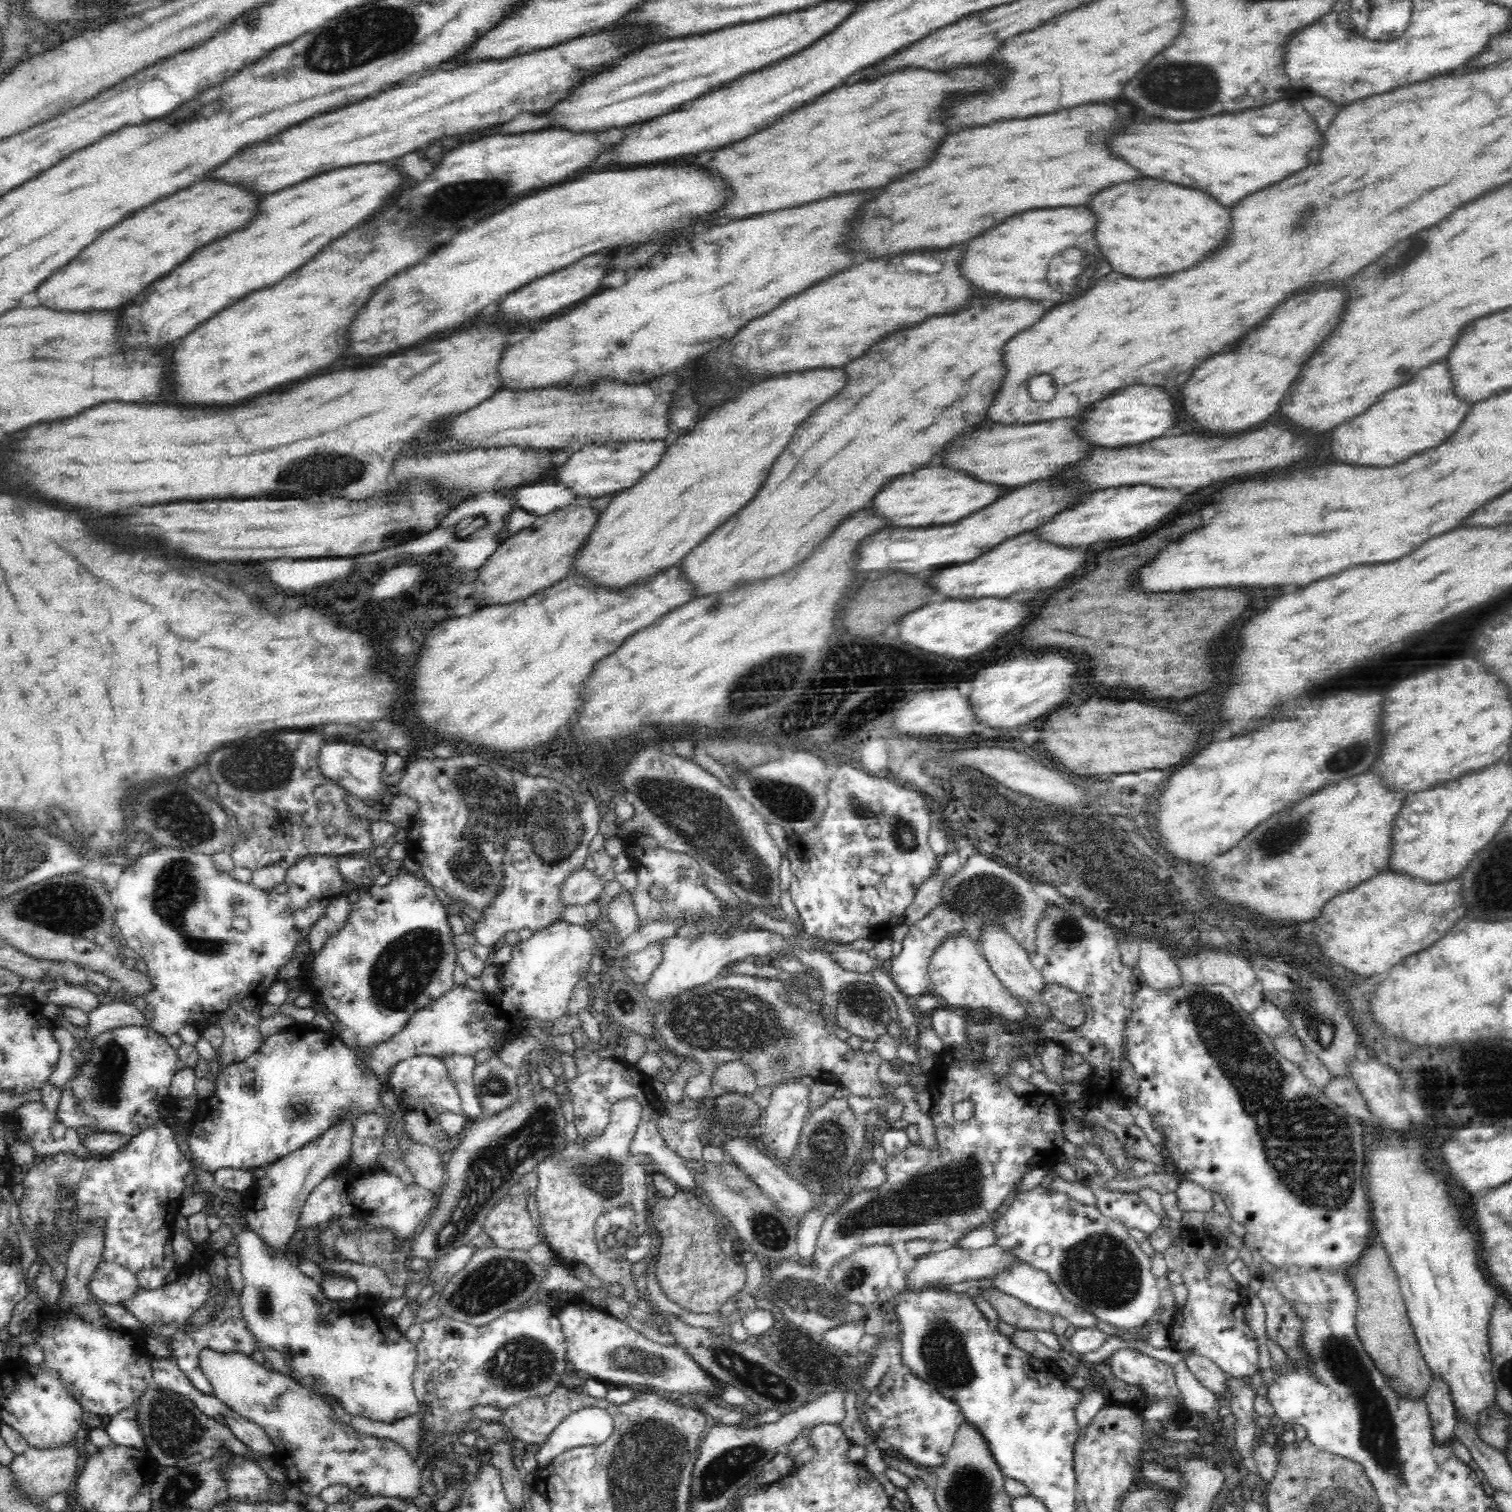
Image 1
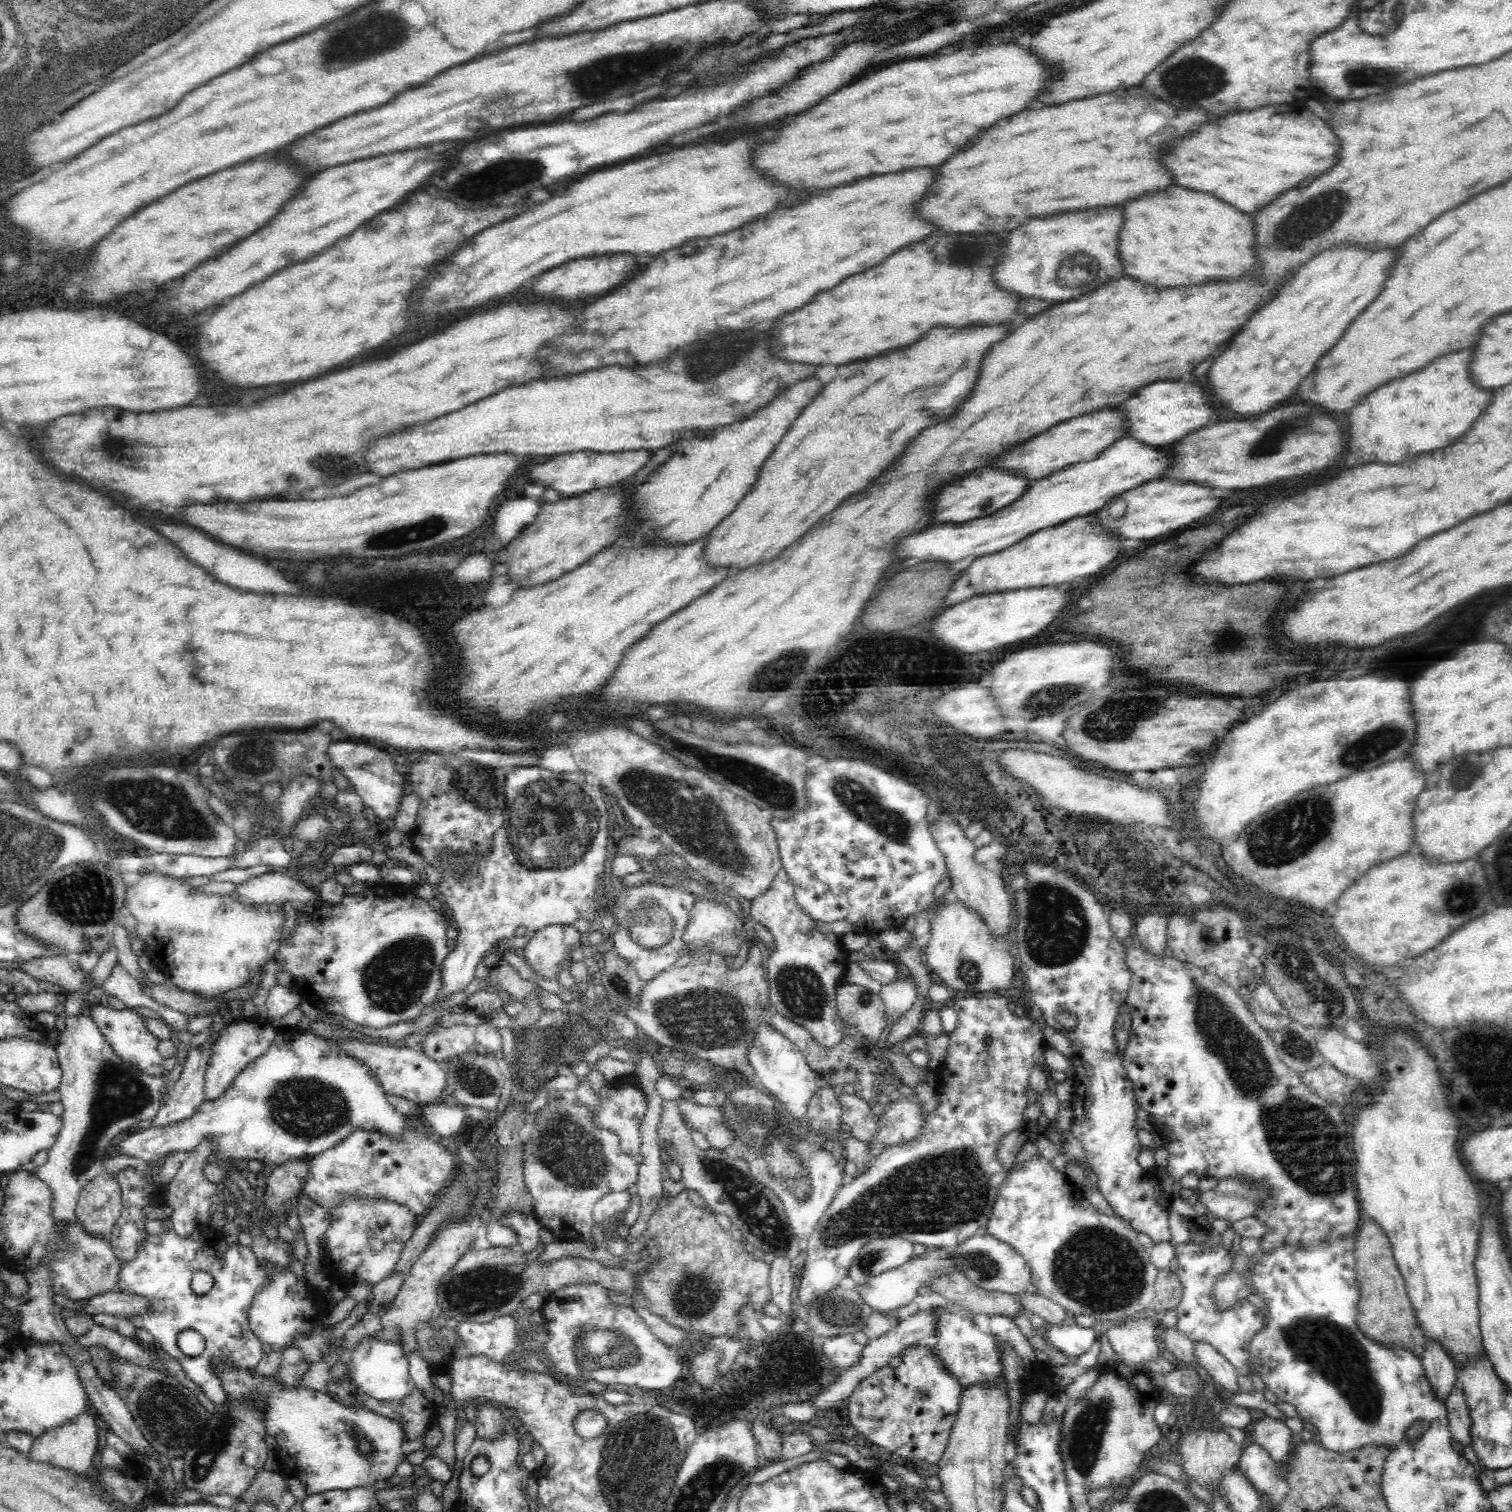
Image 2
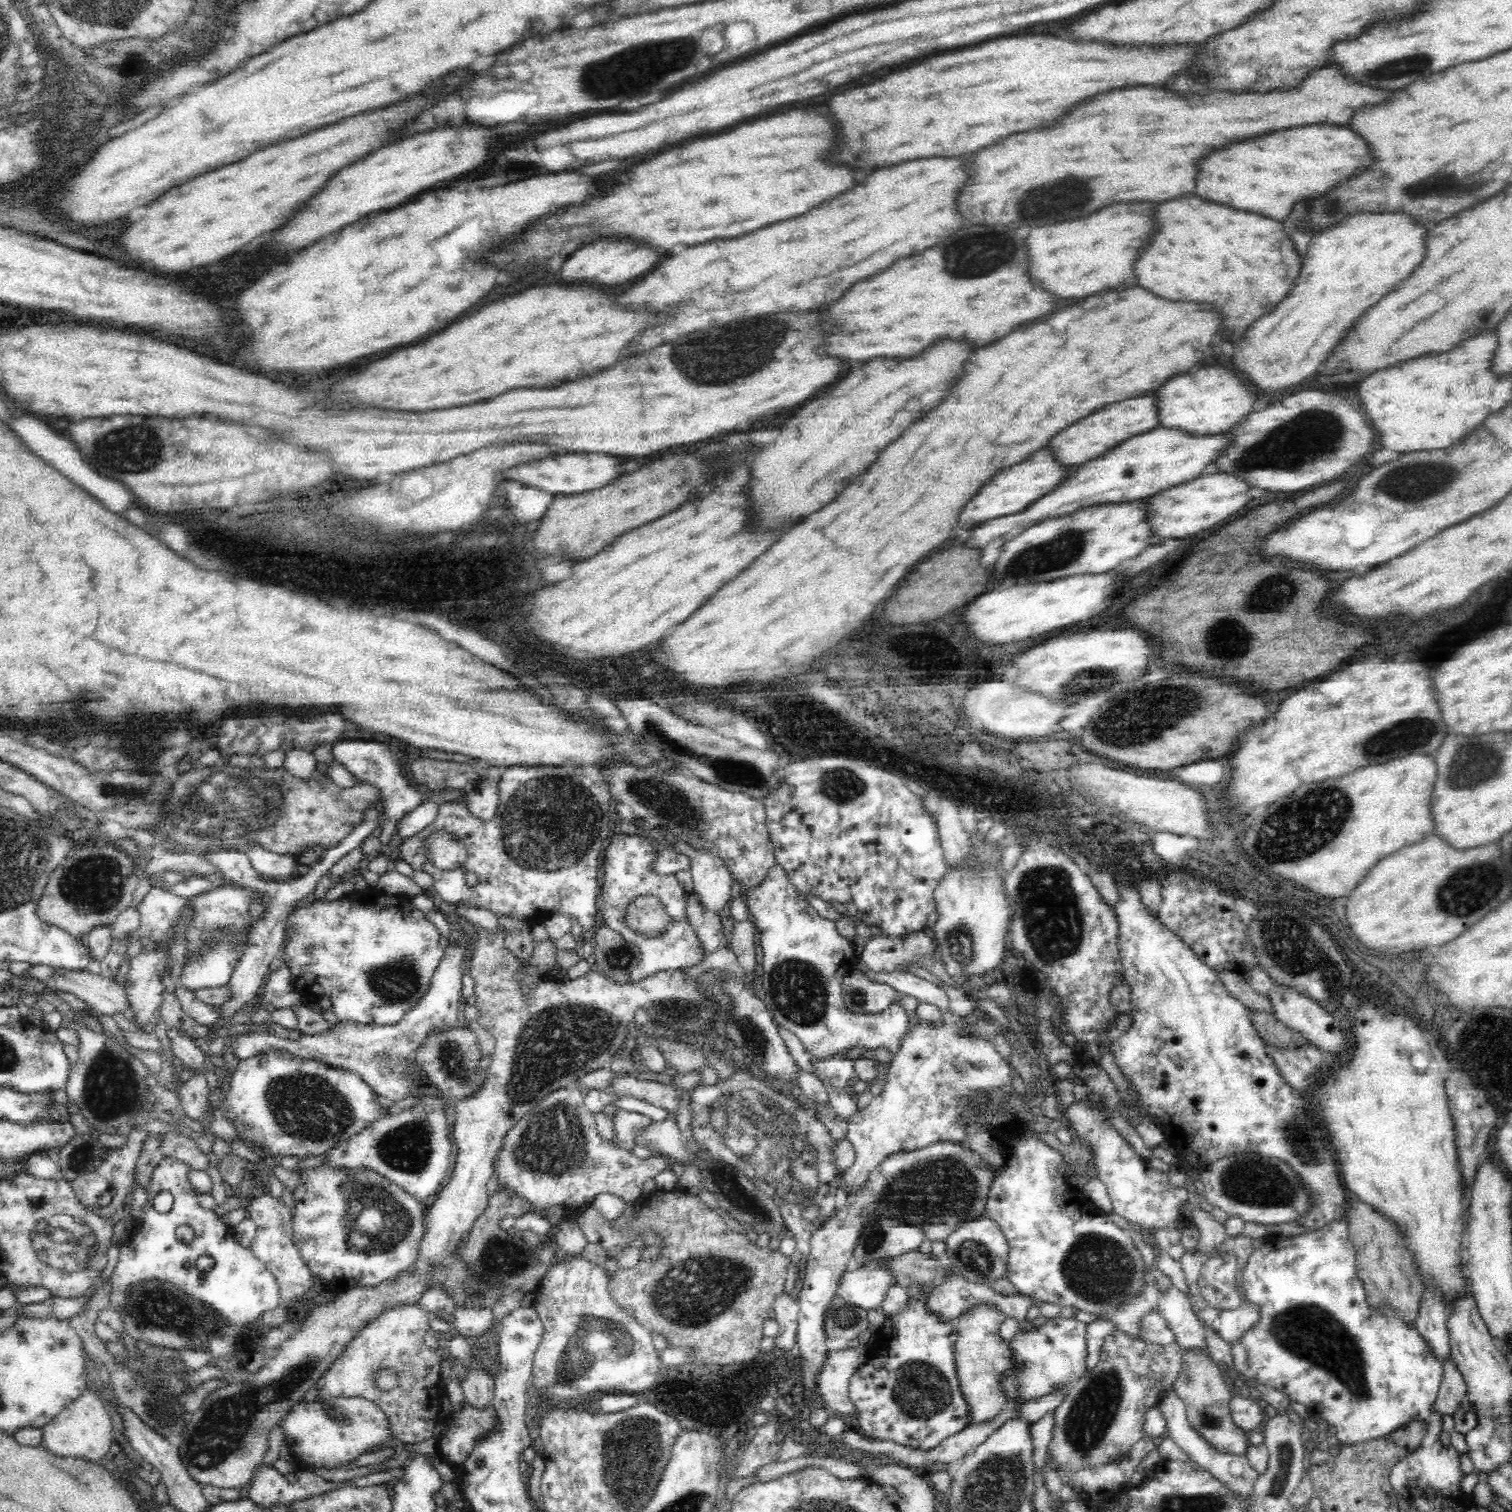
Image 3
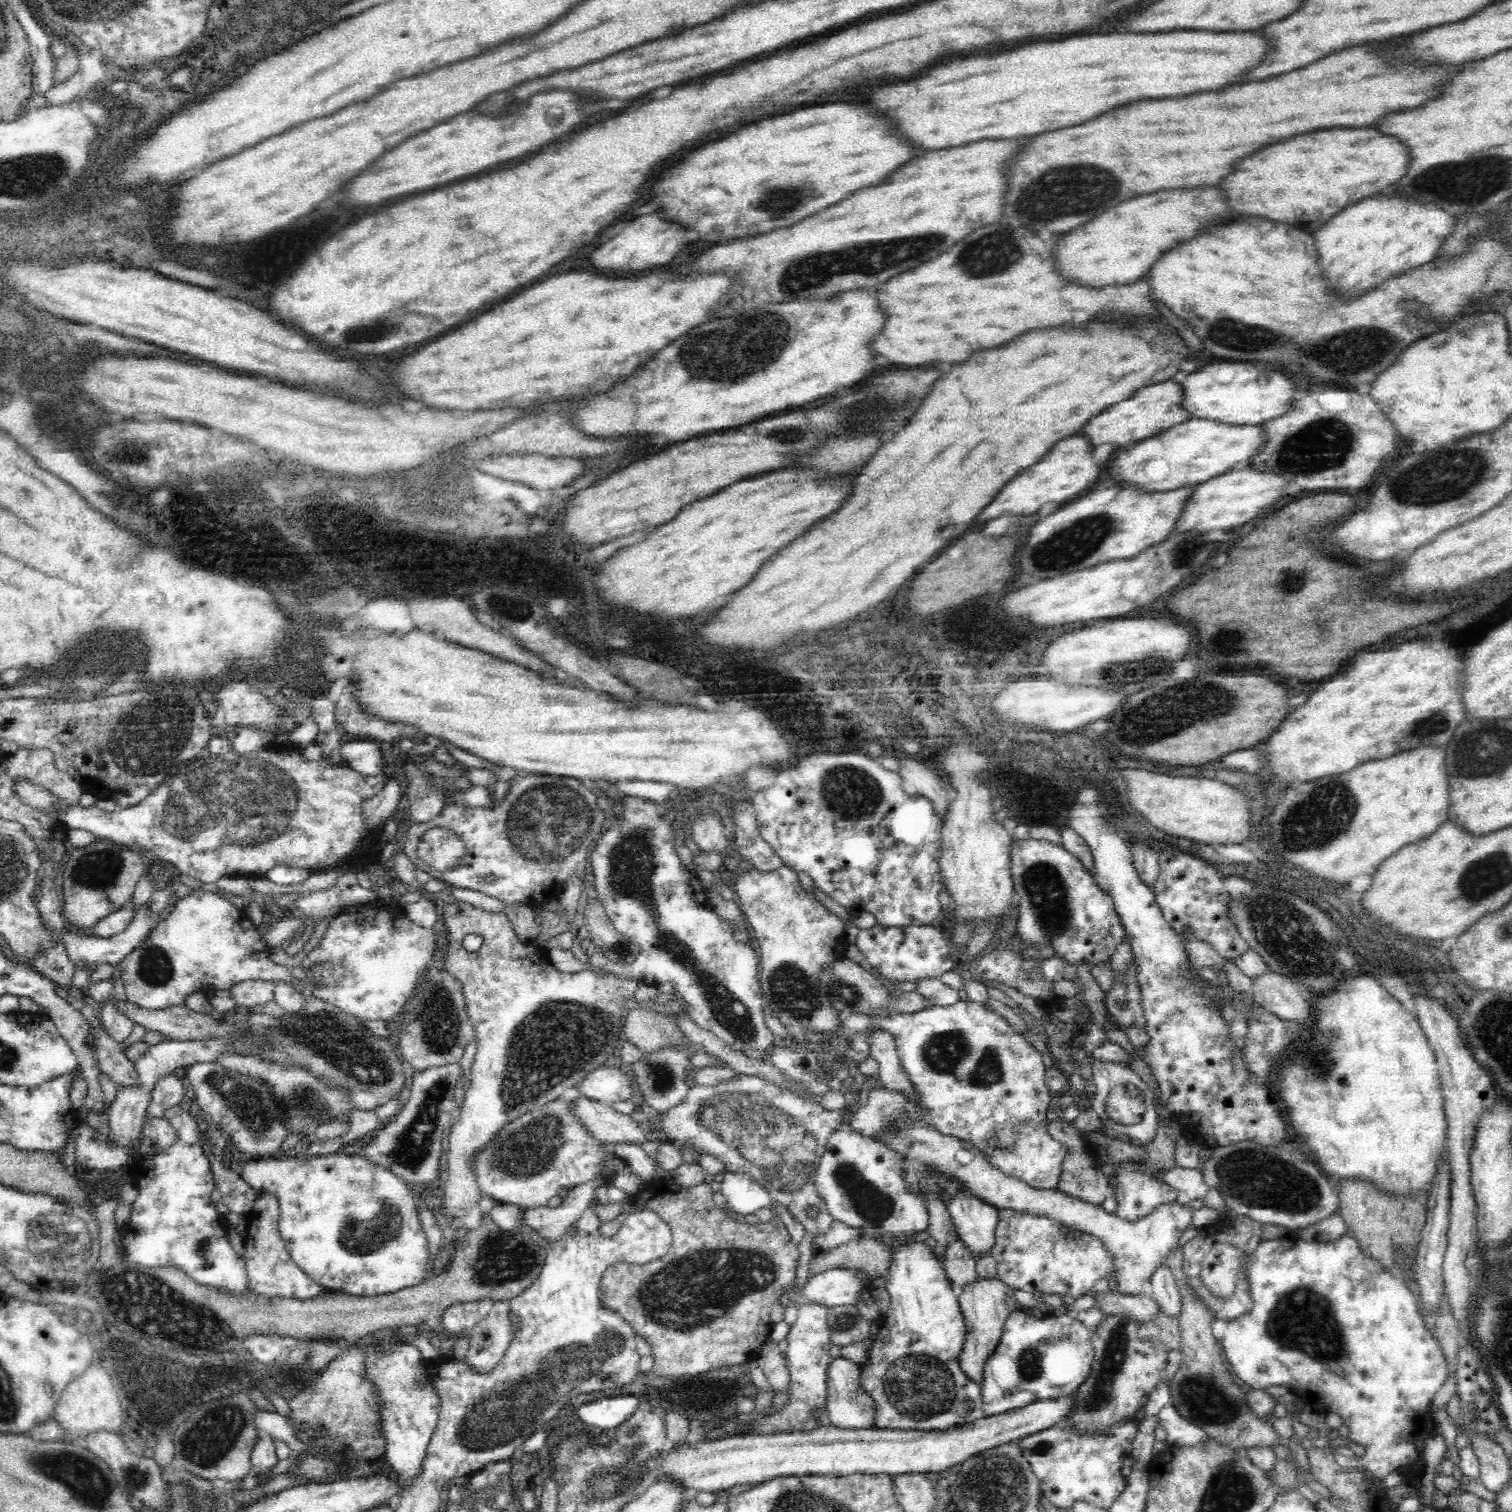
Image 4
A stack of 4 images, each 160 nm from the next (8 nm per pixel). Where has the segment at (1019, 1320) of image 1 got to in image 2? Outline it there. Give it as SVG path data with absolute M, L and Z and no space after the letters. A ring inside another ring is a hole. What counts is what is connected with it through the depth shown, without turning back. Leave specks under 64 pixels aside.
M956 1271L946 1275L945 1277L938 1277L931 1282L931 1289L934 1293L940 1294L948 1300L948 1303L957 1304L964 1307L968 1312L976 1314L987 1315L1004 1315L1014 1320L1016 1315L1022 1313L1022 1315L1034 1317L1028 1309L1024 1309L1020 1296L1000 1293L997 1291L988 1291L984 1288L976 1286L964 1273Z

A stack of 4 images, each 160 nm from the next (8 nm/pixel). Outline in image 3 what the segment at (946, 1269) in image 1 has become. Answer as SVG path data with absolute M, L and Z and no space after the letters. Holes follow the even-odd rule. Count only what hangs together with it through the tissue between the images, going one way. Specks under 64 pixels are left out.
M887 1268L847 1270L840 1281L836 1296L868 1311L882 1308L891 1287L898 1285Z

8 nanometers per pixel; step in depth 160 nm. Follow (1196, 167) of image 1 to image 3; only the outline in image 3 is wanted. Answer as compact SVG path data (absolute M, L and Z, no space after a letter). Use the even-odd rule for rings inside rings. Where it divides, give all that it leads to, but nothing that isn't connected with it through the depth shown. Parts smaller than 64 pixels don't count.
M1312 124L1312 126L1306 126L1306 128L1290 128L1290 130L1286 130L1286 132L1292 132L1292 134L1286 136L1284 132L1272 132L1270 136L1260 136L1258 140L1246 140L1246 144L1234 144L1234 148L1226 148L1226 152L1218 152L1218 156L1210 156L1210 160L1206 160L1206 164L1202 164L1202 176L1198 176L1196 194L1198 194L1200 198L1210 200L1210 202L1216 202L1216 204L1224 204L1224 206L1232 206L1232 208L1238 208L1238 210L1256 212L1256 214L1268 216L1268 218L1272 218L1272 220L1284 220L1284 218L1290 214L1292 204L1296 204L1296 202L1304 202L1304 204L1306 204L1306 202L1322 196L1322 194L1326 194L1332 186L1344 182L1354 170L1356 170L1356 174L1358 174L1358 170L1360 170L1362 166L1368 166L1368 164L1372 164L1372 160L1374 160L1374 158L1370 156L1370 152L1368 152L1366 142L1364 142L1358 134L1354 134L1352 130L1342 128L1342 126L1324 124L1324 128L1322 128L1322 126L1318 126L1318 124Z

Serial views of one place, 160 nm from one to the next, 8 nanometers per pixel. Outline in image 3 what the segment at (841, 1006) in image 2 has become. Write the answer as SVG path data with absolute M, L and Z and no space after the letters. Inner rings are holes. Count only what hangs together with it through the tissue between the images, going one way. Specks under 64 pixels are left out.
M854 969L843 978L841 987L845 1006L861 1015L880 1014L892 1002L899 1000L899 1004L912 1016L919 1003L916 997L899 993L886 984L873 982L871 977L868 978Z

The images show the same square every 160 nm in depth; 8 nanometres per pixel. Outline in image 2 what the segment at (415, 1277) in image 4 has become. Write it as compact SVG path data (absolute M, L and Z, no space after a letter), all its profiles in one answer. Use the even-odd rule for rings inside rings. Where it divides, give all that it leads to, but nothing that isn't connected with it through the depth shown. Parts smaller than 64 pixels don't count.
M354 1197L330 1210L334 1222L322 1238L322 1266L326 1276L340 1288L350 1289L358 1280L378 1284L390 1276L403 1248L413 1236L416 1217L406 1206L385 1200L361 1200Z

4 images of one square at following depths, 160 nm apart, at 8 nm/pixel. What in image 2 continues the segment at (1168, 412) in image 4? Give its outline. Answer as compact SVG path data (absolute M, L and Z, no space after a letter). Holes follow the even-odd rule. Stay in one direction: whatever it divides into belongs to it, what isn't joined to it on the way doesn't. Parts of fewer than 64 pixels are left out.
M1114 410L1090 412L1086 416L1078 416L1074 420L1065 420L1040 432L1040 434L1016 444L1008 450L1008 456L1002 456L998 464L990 464L992 468L1004 469L1012 475L1026 476L1028 480L1037 481L1056 472L1066 469L1070 465L1094 460L1104 452L1113 442L1122 439L1122 414Z

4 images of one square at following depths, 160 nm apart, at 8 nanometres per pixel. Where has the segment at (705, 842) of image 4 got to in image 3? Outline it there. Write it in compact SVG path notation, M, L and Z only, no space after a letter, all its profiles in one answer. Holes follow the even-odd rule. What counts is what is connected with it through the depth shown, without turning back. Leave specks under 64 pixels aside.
M679 845L674 851L690 859L689 872L692 874L695 893L698 901L706 911L710 911L718 918L727 913L724 911L733 898L731 894L732 877L724 866L724 861L708 851L696 851L688 845Z

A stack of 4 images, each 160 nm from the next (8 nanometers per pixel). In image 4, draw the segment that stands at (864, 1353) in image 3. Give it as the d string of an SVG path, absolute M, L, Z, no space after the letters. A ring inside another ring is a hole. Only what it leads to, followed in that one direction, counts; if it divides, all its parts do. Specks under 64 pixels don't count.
M837 1357L830 1361L826 1374L826 1402L824 1410L827 1411L829 1424L842 1429L860 1430L870 1428L874 1422L874 1403L862 1391L858 1378L861 1365L844 1358Z

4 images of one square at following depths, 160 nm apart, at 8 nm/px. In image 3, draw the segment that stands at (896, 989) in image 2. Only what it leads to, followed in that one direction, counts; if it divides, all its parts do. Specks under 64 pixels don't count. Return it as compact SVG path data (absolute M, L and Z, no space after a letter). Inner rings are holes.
M779 864L770 868L766 878L757 887L747 890L744 901L748 907L750 919L755 924L759 948L764 948L759 959L764 960L764 966L759 966L759 970L764 972L764 976L758 976L759 995L762 1002L769 1008L775 1022L780 1022L786 1030L796 1034L808 1054L816 1059L839 1056L854 1046L864 1046L866 1050L886 1048L892 1054L898 1052L902 1033L906 1032L909 1021L905 1008L899 1004L899 1000L896 1000L880 1014L861 1015L848 1010L844 1004L841 986L843 978L852 972L855 945L840 935L837 923L818 915L808 898L799 893L794 884L789 882L784 868Z

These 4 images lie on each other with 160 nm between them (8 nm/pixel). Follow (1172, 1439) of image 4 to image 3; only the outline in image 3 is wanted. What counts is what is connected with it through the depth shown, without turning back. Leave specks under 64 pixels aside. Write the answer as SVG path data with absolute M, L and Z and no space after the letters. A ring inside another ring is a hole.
M1174 1390L1164 1394L1164 1400L1162 1400L1160 1408L1164 1411L1167 1430L1169 1432L1168 1436L1188 1455L1188 1458L1194 1460L1200 1467L1208 1469L1208 1471L1212 1473L1212 1476L1221 1480L1222 1485L1226 1485L1226 1487L1230 1488L1230 1491L1234 1492L1234 1495L1240 1497L1242 1500L1248 1500L1253 1492L1253 1486L1259 1474L1248 1464L1246 1455L1224 1454L1214 1450L1214 1447L1207 1444L1206 1440L1203 1440L1197 1432L1190 1427L1186 1416L1185 1403Z

